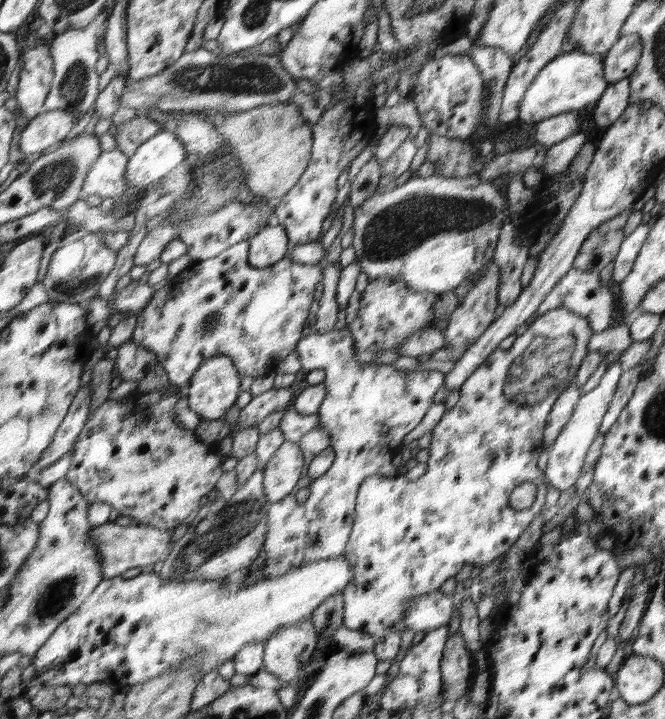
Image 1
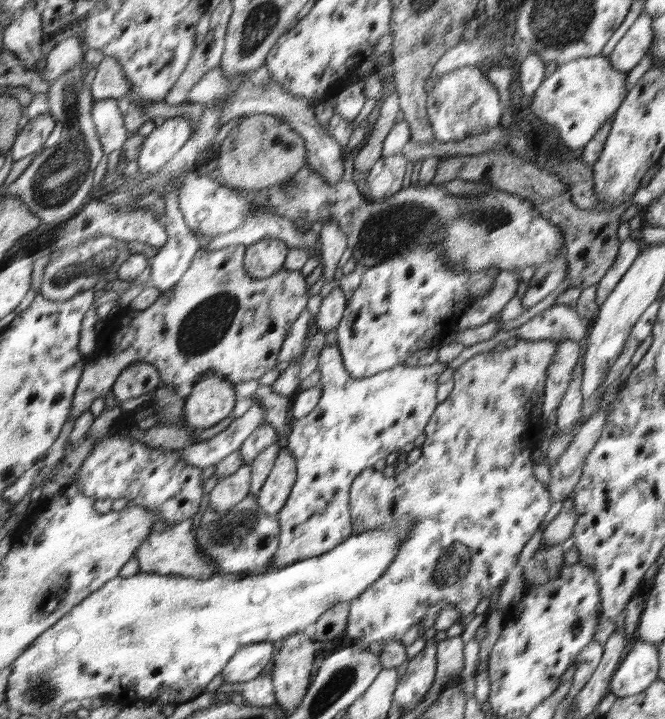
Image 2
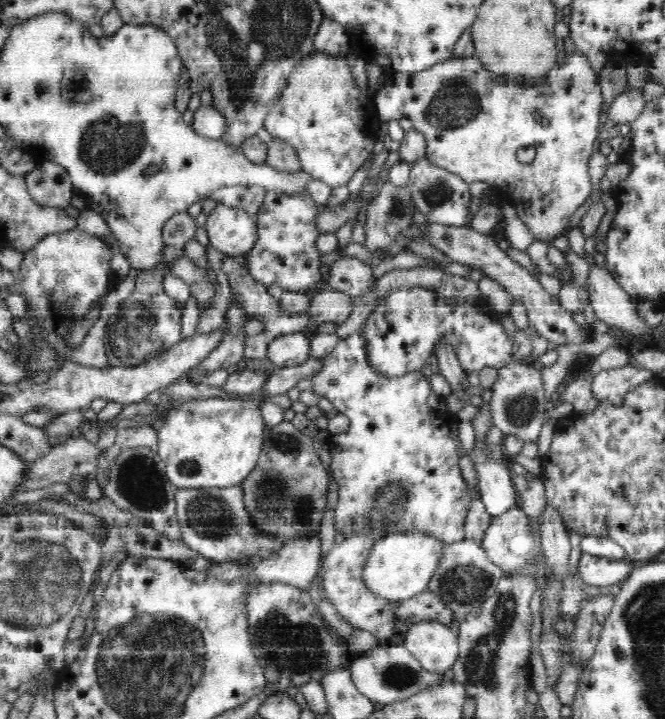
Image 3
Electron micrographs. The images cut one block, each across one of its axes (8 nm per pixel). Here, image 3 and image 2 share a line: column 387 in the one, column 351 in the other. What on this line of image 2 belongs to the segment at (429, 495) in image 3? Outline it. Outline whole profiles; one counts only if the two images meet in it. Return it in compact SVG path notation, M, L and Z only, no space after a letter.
M335 343L326 344L320 351L317 369L321 372L319 385L324 389L321 400L309 415L293 421L292 432L287 438L287 448L298 456L298 484L293 484L294 496L289 496L290 504L285 504L276 516L280 522L280 542L272 557L272 569L289 567L298 561L325 555L353 534L349 492L354 478L364 468L373 467L378 460L400 451L425 431L438 406L438 378L447 368L438 361L422 366L400 363L376 375L358 379L350 376L341 356L341 348Z

